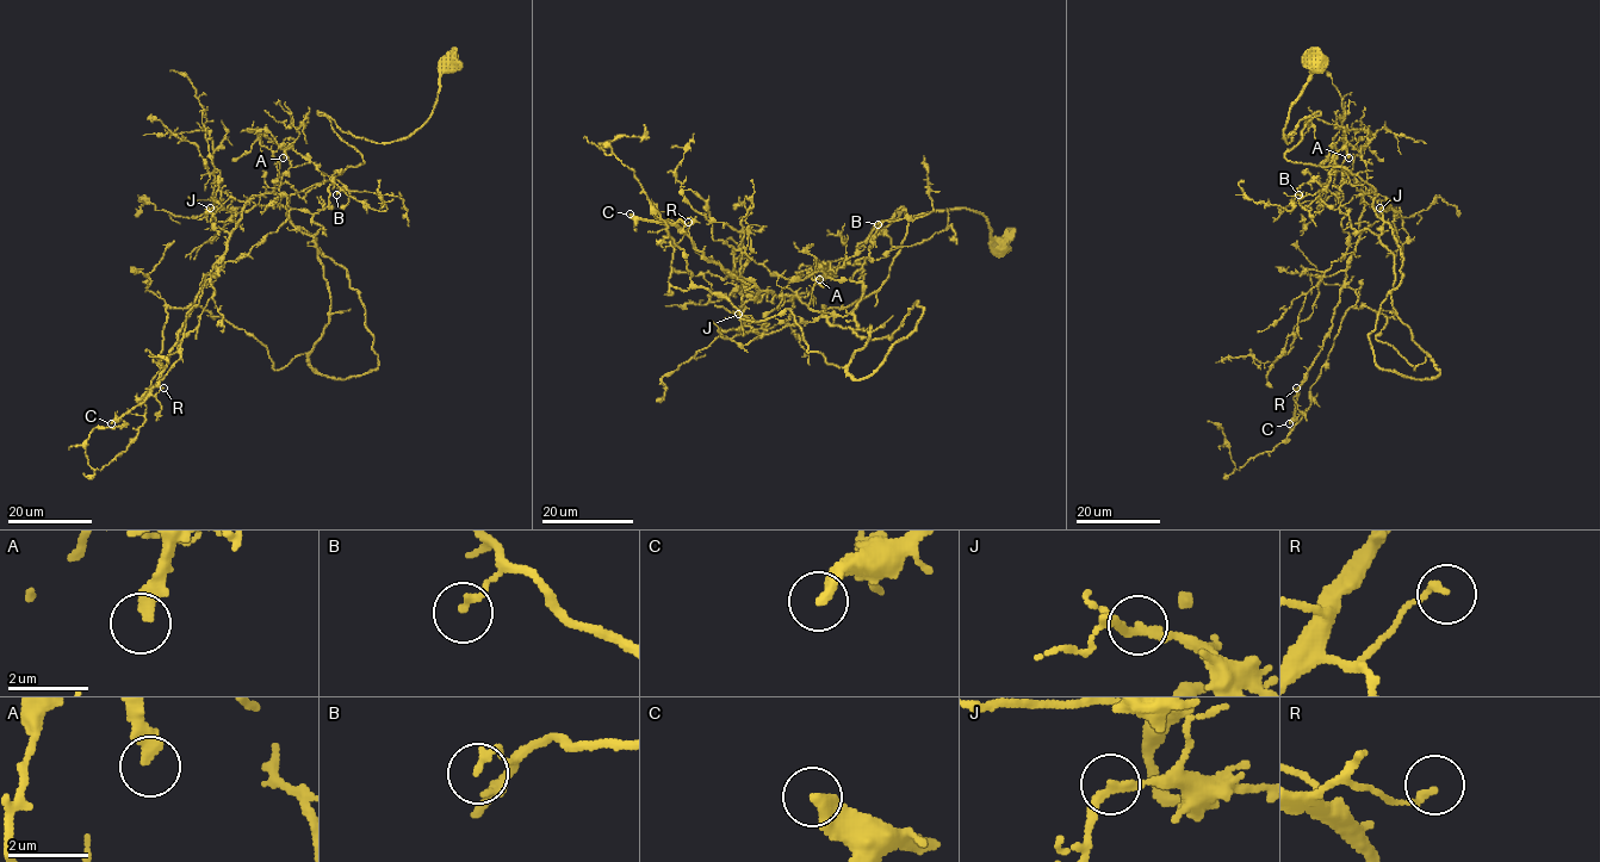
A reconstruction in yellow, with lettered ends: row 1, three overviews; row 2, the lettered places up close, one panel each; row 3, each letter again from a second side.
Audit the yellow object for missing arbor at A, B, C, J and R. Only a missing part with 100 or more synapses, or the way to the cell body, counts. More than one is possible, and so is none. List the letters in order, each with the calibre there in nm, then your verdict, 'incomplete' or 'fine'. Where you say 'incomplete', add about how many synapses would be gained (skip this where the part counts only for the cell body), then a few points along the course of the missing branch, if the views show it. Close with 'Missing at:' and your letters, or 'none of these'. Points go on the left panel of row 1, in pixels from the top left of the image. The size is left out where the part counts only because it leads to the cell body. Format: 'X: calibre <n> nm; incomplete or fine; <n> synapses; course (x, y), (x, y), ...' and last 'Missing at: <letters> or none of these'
A: calibre 360 nm; fine
B: calibre 150 nm; fine
C: calibre 360 nm; incomplete; 350 synapses
J: calibre 180 nm; fine
R: calibre 150 nm; fine
Missing at: C

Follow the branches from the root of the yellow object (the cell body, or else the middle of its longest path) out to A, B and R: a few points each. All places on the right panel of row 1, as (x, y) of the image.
A: (1322, 63), (1290, 110), (1288, 143), (1310, 119), (1284, 156), (1346, 167), (1378, 194), (1347, 142), (1349, 157)
B: (1322, 63), (1284, 156), (1370, 184), (1382, 233), (1315, 181), (1298, 194)
R: (1322, 63), (1284, 156), (1378, 194), (1296, 388)

